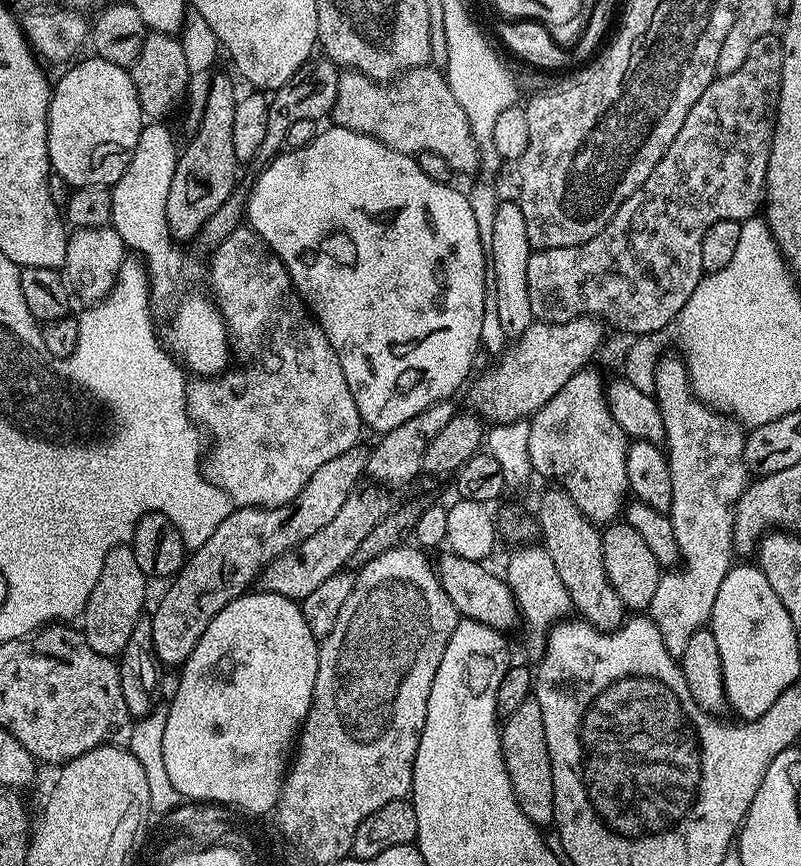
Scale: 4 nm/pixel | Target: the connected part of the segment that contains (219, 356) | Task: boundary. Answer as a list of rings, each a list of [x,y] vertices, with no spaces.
[[[190,292],[181,298],[168,320],[168,329],[165,332],[163,329],[162,340],[169,353],[189,373],[196,372],[192,374],[211,378],[229,367],[226,356],[228,352],[230,354],[230,341],[213,297],[204,292]]]

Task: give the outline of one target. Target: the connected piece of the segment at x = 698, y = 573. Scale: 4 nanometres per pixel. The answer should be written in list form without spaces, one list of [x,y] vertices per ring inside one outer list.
[[[661,355],[656,362],[654,395],[664,423],[670,486],[674,486],[668,517],[674,528],[674,542],[678,542],[680,563],[675,570],[661,575],[646,612],[658,626],[666,650],[679,658],[690,642],[690,634],[711,621],[718,586],[734,566],[732,510],[750,483],[750,473],[744,461],[746,432],[740,421],[703,404],[692,392],[683,359],[671,355]]]

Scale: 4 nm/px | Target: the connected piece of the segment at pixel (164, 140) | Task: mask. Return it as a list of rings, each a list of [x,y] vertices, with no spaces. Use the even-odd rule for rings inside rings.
[[[164,122],[145,123],[144,129],[138,134],[138,146],[134,146],[130,166],[126,166],[126,174],[122,174],[122,178],[118,178],[118,182],[111,185],[112,219],[110,226],[122,238],[125,249],[132,251],[133,248],[136,251],[133,253],[143,260],[145,268],[148,269],[151,295],[157,301],[166,299],[168,292],[178,291],[180,279],[184,276],[184,248],[173,240],[166,222],[166,198],[170,191],[170,182],[174,176],[177,157],[176,140]]]

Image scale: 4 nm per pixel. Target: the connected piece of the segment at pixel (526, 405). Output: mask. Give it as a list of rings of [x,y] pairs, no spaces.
[[[586,315],[564,324],[532,323],[521,336],[515,337],[505,347],[493,363],[497,363],[493,368],[486,369],[476,381],[471,381],[472,389],[468,392],[471,411],[492,424],[510,424],[531,417],[533,412],[546,406],[546,402],[550,402],[550,398],[554,398],[554,394],[558,394],[558,390],[562,390],[562,386],[566,386],[566,382],[570,382],[570,378],[574,378],[574,374],[591,361],[588,359],[599,350],[604,340],[603,327],[605,325],[597,317]]]

